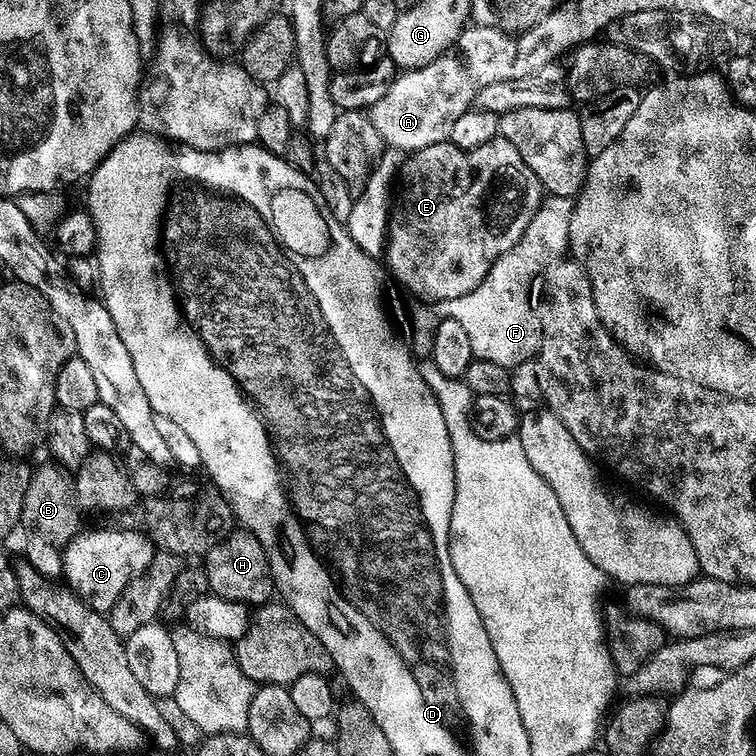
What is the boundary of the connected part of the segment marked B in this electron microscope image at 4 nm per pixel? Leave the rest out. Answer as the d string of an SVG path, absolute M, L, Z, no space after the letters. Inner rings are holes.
M56 462L33 467L30 486L26 489L26 502L22 502L20 519L23 527L32 531L32 544L26 552L26 558L43 576L59 577L64 571L64 547L76 533L81 531L81 509L76 503L76 481L73 473Z

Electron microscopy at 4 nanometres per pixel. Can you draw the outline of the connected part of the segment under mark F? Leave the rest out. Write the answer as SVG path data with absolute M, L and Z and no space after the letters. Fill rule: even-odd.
M545 195L522 238L518 238L518 242L510 246L506 254L497 258L486 278L482 278L474 290L462 294L462 298L442 300L435 305L440 320L453 320L466 329L475 359L516 370L519 364L526 363L531 356L533 359L539 353L540 323L536 311L532 309L532 285L552 264L565 259L569 251L573 203L571 196Z

